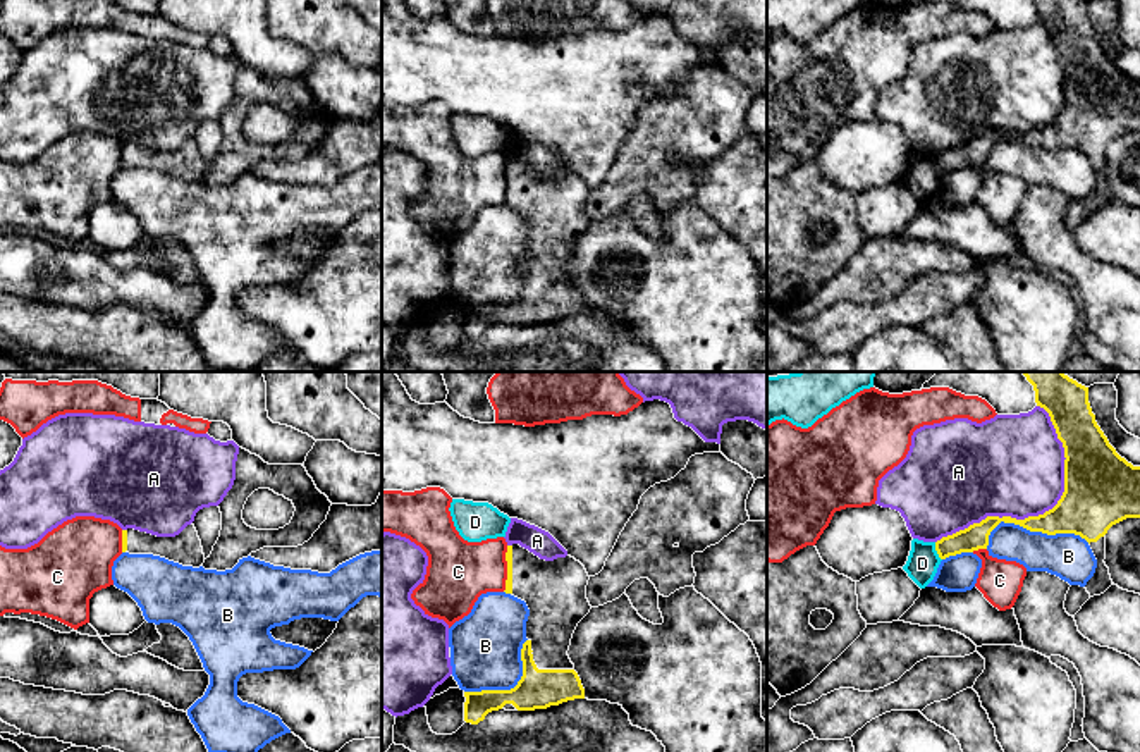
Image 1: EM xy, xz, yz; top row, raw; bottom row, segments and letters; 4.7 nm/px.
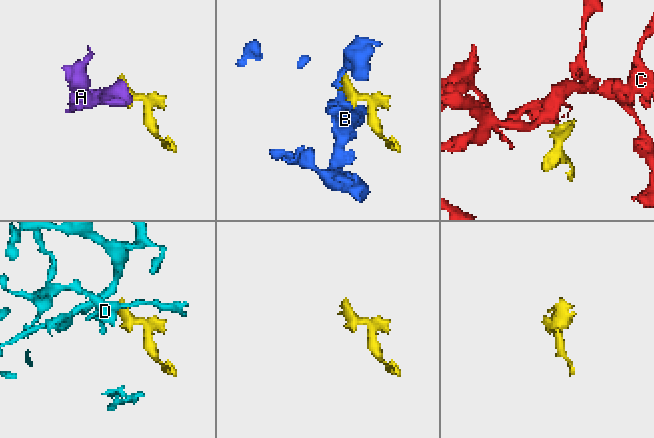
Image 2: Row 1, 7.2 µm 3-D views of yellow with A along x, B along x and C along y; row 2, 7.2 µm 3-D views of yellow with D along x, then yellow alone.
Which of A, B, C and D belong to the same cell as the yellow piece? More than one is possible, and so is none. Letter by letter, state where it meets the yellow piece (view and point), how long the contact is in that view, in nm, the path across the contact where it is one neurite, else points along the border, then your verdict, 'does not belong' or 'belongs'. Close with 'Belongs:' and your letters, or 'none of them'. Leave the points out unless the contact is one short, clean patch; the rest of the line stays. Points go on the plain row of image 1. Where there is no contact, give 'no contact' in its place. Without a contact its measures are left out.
A: yz (1046, 126) | 800 nm | does not belong
B: yz (1032, 145) | 480 nm | does not belong
C: xz (508, 183) | 220 nm | along xz (508, 160), (506, 202), (502, 205) | does not belong
D: yz (936, 164) | 90 nm | along yz (934, 157), (941, 174) | does not belong
Belongs: none of them

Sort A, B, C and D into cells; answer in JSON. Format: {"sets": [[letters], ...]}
{"sets": [["A"], ["B"], ["C"], ["D"]]}

